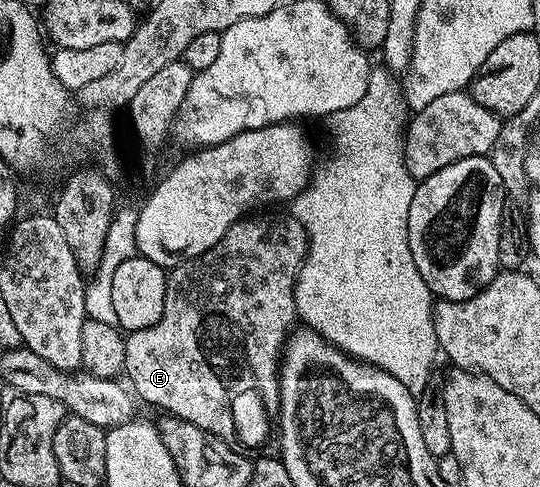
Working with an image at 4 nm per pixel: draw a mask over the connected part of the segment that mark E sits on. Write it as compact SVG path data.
M248 215L235 221L226 231L226 235L222 235L222 239L218 239L218 243L214 243L214 247L210 247L210 251L189 261L184 261L181 265L175 265L168 273L164 310L158 323L146 327L142 331L128 333L124 338L126 347L124 373L126 378L128 377L127 384L130 386L131 392L143 404L145 401L148 405L157 405L158 408L164 409L160 411L165 414L194 423L194 427L202 427L202 431L220 437L233 447L239 446L244 451L258 448L267 439L268 432L271 429L273 432L274 418L280 412L280 359L284 351L284 343L288 340L288 334L292 332L298 321L294 303L294 287L296 286L296 274L300 272L300 265L308 253L308 233L304 229L304 225L298 223L296 217L291 215L285 215L285 217L256 216L260 215Z

